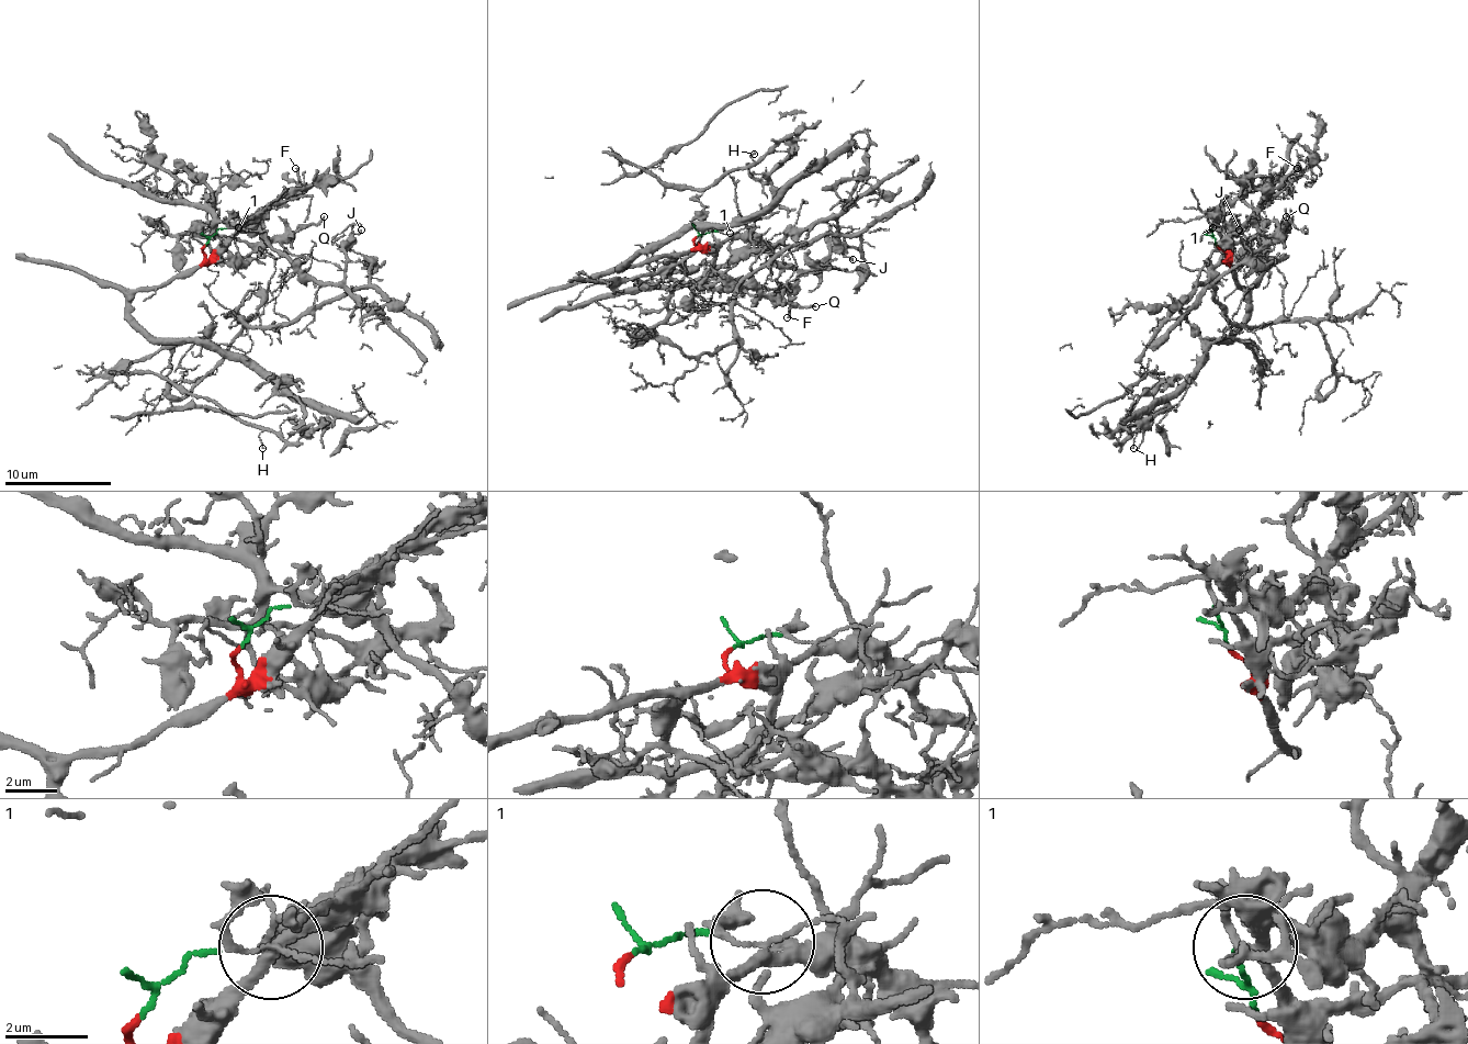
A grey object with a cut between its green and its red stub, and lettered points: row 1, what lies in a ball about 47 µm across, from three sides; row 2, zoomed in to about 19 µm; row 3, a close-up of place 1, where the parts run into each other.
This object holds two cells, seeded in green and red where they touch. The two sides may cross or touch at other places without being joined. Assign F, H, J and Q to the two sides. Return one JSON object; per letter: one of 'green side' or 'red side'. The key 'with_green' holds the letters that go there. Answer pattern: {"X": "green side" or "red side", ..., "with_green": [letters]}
{"F": "red side", "H": "red side", "J": "green side", "Q": "red side", "with_green": ["J"]}

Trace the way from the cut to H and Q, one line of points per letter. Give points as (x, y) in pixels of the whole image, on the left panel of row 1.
H: (206, 245), (128, 314), (281, 379), (303, 416), (262, 429), (262, 448)
Q: (206, 245), (204, 250), (210, 256), (219, 239), (228, 237), (266, 243), (286, 239), (297, 228), (324, 215)

